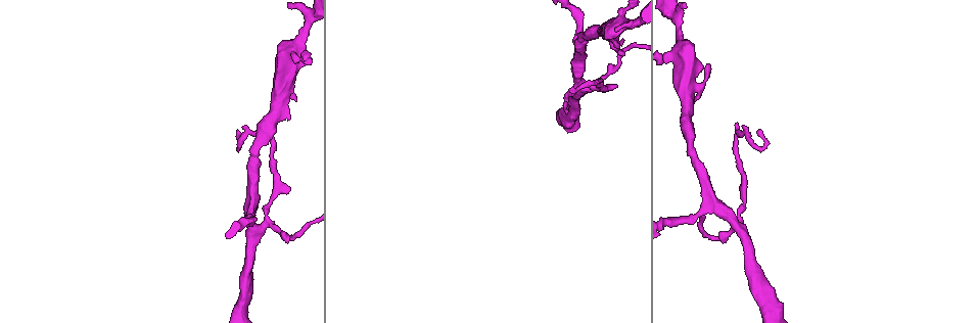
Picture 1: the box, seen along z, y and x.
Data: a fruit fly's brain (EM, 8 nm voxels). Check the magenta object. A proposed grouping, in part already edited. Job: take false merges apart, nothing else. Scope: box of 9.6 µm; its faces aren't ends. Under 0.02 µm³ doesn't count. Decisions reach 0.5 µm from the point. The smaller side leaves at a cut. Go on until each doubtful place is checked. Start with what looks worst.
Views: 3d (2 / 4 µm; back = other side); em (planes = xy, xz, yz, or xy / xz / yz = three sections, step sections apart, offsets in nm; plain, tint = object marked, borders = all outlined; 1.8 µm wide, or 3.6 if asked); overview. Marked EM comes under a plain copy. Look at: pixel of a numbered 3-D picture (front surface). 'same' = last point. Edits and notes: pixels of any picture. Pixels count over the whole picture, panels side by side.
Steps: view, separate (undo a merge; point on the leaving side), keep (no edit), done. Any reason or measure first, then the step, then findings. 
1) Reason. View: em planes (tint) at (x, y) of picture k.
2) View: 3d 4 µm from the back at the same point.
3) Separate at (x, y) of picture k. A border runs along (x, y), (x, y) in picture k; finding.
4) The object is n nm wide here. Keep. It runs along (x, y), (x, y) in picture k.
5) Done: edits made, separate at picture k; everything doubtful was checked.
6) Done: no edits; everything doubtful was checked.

Four or more arms meet. View: 3d 2 µm at (292, 64) of picture 1.

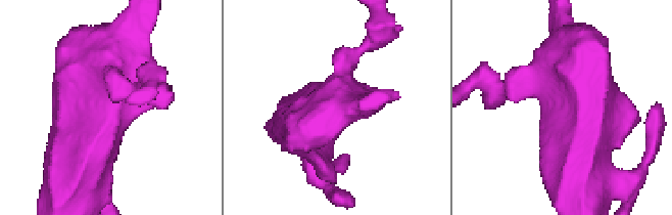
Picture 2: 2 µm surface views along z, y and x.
Need the tissue. View: em xy step 16 (tint) at (108, 102) of picture 2.

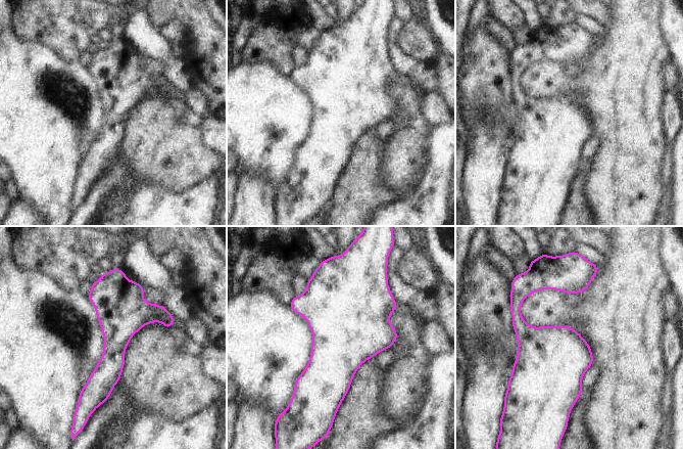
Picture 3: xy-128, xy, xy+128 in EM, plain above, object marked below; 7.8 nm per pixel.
Keep. All the same cell.

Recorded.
Thick turns thin. View: 3d 4 µm from the back at (742, 234) of picture 1.

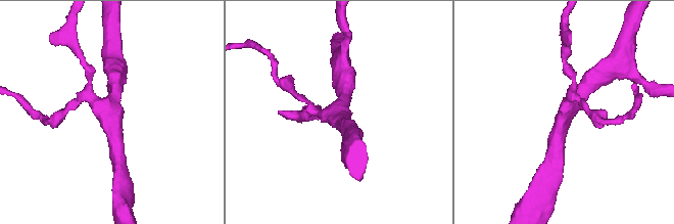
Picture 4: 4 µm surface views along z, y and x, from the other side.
4 arms meet here; now the EM. View: em xy step 4 (tint) at (564, 115) of picture 4.

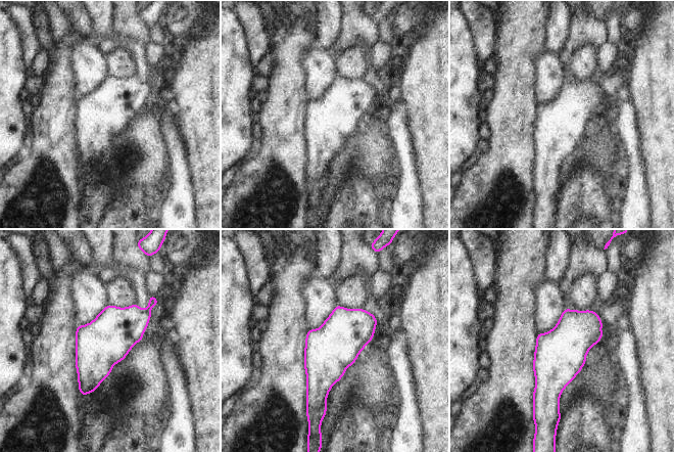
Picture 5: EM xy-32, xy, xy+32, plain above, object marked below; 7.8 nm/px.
View: em planes (tint) at the same point.

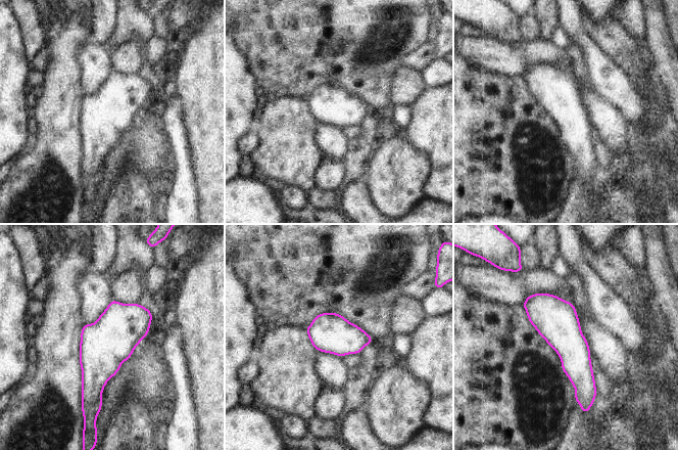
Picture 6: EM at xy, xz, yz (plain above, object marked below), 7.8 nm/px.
Keep. It runs along (533, 297), (574, 351), (579, 399) in picture 6; one cell here.

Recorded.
Abrupt turn. View: em planes (tint) at (600, 79) of picture 1.

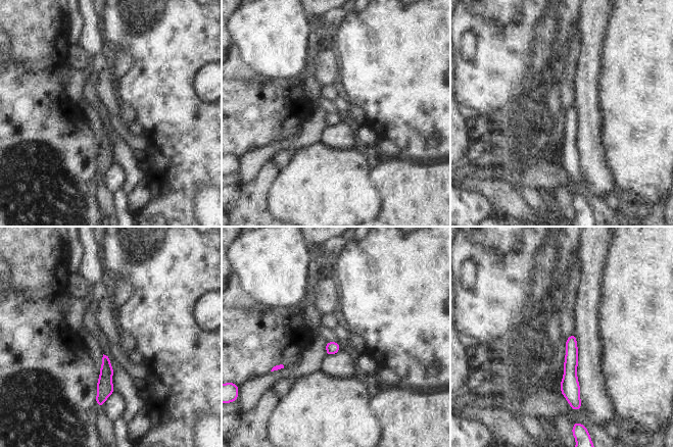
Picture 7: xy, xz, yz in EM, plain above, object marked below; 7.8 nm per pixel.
Keep. It runs along (572, 338), (571, 392), (576, 401) in picture 7; all the same cell.

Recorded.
Done: no edits; everything doubtful was checked.

